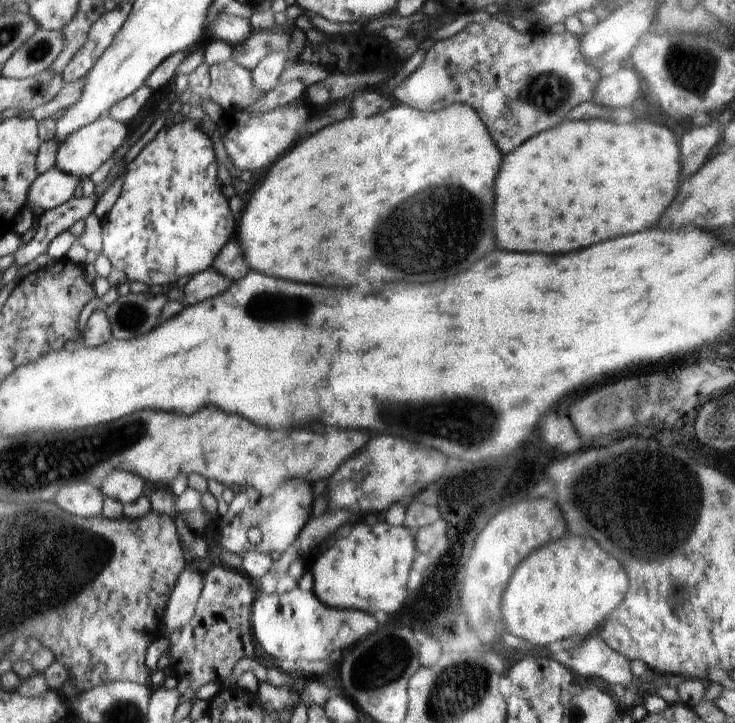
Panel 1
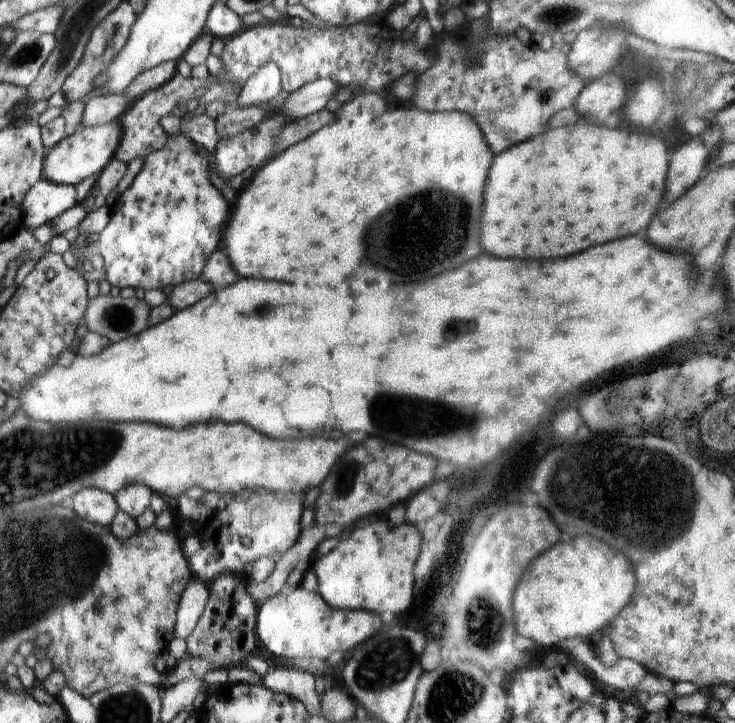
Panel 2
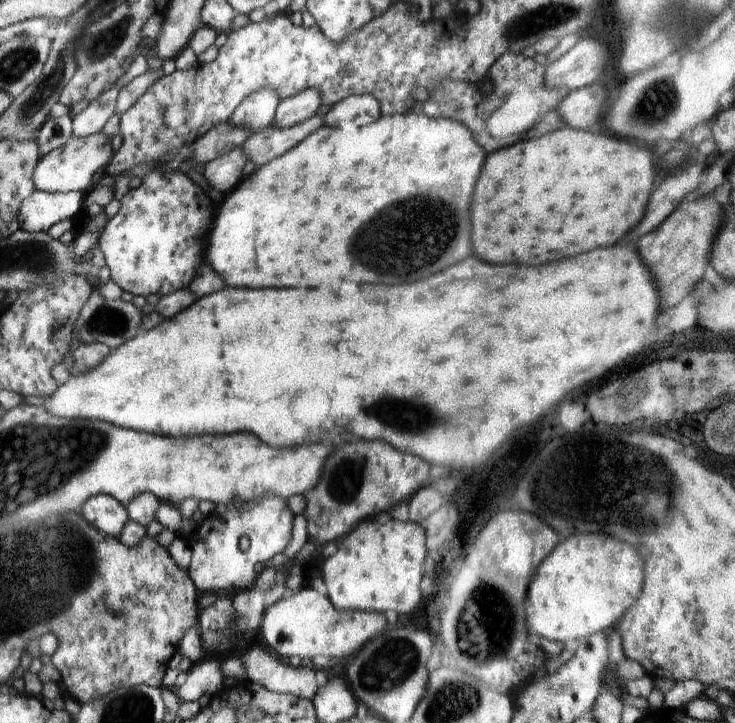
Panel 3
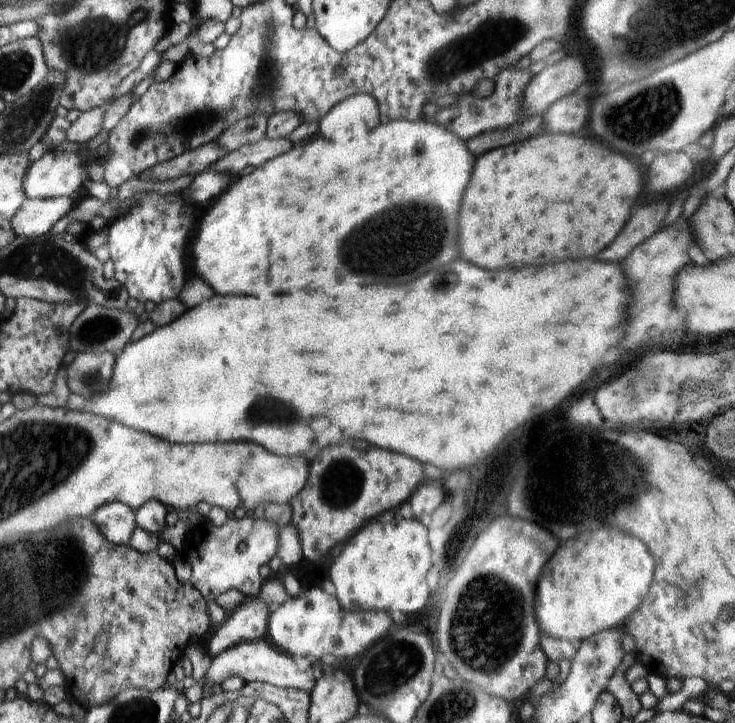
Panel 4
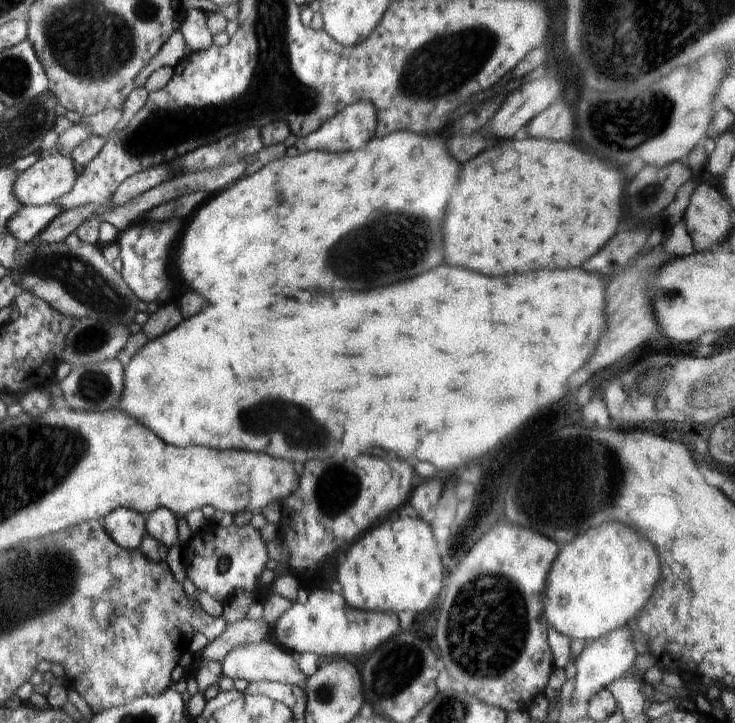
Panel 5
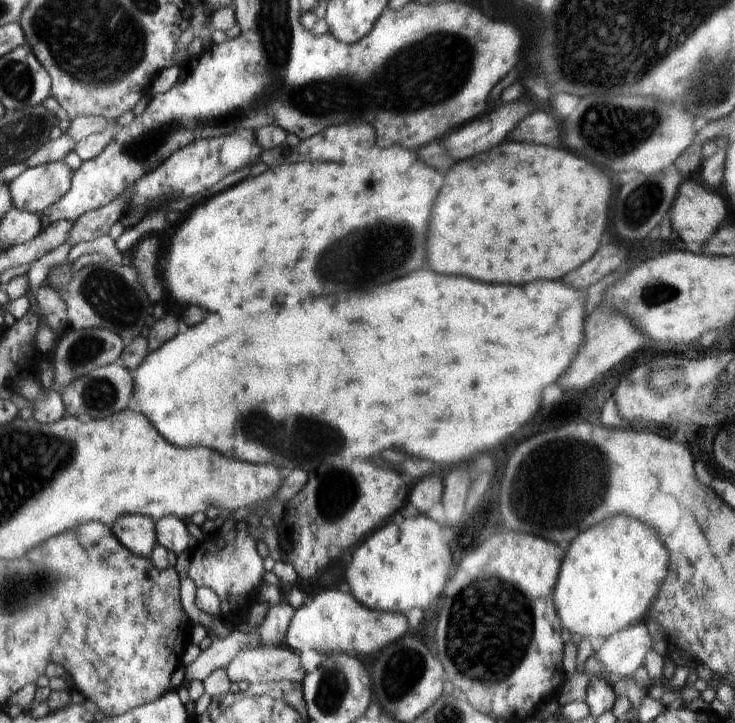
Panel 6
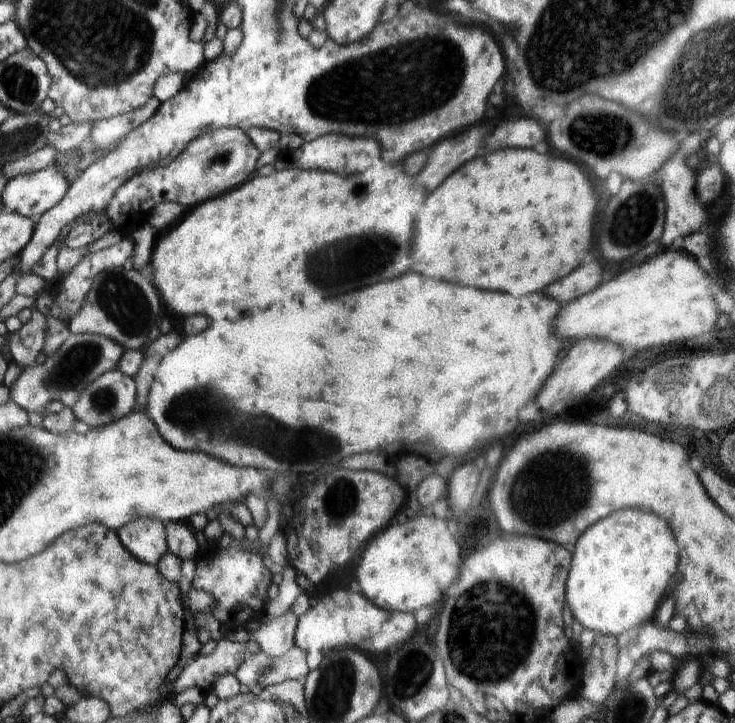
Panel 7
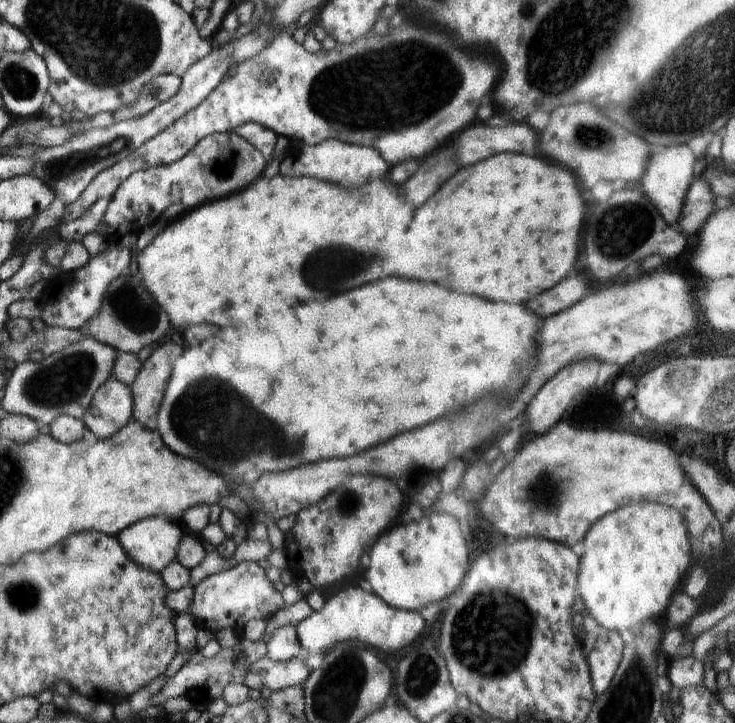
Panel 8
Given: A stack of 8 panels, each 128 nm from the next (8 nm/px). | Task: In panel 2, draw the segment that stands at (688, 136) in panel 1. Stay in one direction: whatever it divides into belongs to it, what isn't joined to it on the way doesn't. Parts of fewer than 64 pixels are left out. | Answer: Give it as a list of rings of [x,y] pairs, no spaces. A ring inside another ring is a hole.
[[[699,138],[670,150],[670,170],[666,180],[666,200],[672,202],[699,182],[708,169],[708,147]]]

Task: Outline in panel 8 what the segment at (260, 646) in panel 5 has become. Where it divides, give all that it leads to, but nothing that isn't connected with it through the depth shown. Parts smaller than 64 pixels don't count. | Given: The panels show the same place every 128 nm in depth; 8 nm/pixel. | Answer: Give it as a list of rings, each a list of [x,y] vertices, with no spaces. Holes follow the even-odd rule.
[[[300,651],[296,658],[289,661],[273,661],[266,656],[250,666],[244,684],[250,689],[261,691],[268,688],[272,691],[303,686],[310,676],[311,670],[306,664],[309,652]]]

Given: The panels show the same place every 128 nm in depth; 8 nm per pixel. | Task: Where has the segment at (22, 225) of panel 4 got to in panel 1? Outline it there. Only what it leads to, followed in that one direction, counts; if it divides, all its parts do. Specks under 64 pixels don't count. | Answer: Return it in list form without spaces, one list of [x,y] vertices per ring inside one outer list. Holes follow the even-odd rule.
[[[54,165],[34,180],[28,189],[25,206],[37,215],[52,210],[73,197],[81,180],[78,176],[62,172]]]

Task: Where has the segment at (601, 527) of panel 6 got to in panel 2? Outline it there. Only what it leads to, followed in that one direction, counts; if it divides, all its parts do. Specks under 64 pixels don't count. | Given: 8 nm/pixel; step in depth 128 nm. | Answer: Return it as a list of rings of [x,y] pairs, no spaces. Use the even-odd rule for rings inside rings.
[[[596,538],[558,542],[540,553],[526,568],[512,600],[518,635],[550,648],[562,640],[590,637],[620,614],[634,592],[634,566]]]

